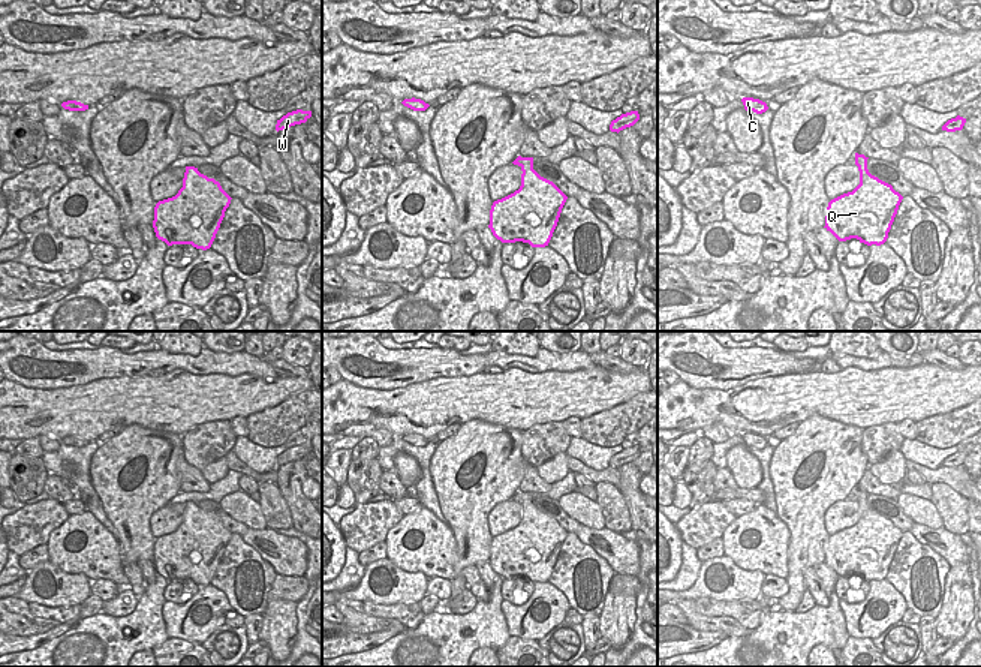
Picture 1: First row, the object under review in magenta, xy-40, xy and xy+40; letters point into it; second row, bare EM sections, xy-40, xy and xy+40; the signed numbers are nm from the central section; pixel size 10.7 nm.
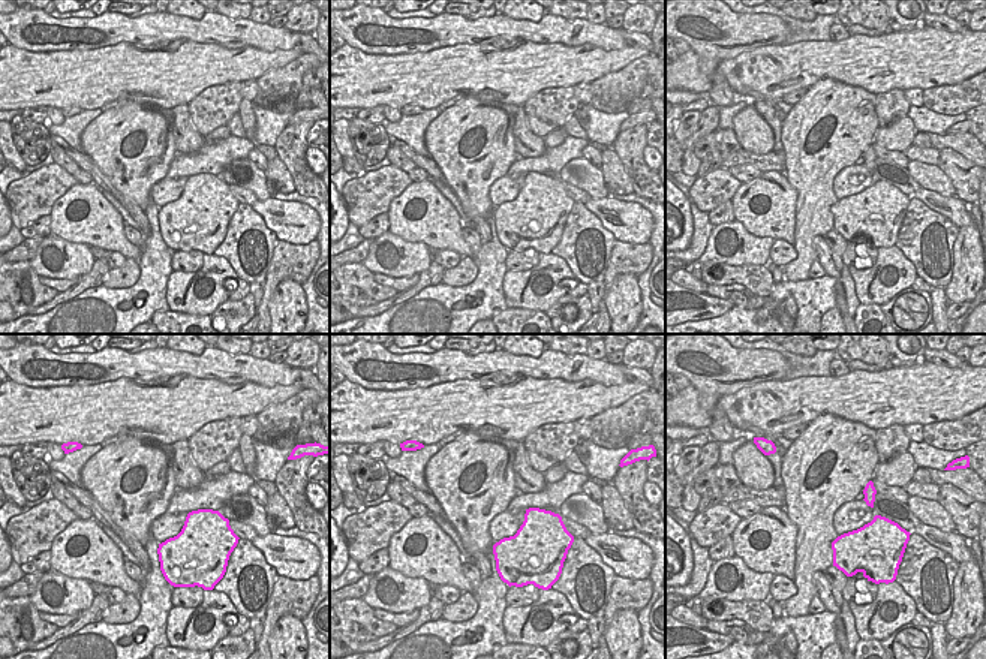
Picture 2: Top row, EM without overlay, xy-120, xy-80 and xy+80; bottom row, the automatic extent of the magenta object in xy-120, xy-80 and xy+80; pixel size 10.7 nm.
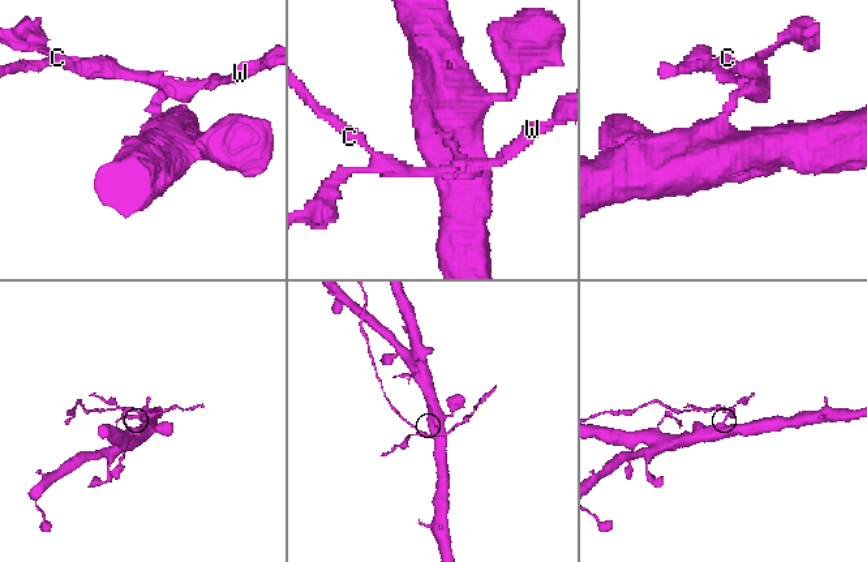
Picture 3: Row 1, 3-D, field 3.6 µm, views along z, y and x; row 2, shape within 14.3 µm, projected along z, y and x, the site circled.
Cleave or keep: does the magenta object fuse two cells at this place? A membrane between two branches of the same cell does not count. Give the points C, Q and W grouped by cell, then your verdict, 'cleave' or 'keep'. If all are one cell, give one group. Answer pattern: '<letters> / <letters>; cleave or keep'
C W / Q; cleave

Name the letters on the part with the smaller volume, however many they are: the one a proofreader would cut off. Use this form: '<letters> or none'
C, W

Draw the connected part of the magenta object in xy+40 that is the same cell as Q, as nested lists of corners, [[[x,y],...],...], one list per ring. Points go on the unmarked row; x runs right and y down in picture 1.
[[[867,498],[857,502],[860,520],[828,538],[824,564],[839,577],[857,574],[867,582],[881,582],[888,574],[903,532],[872,511]]]

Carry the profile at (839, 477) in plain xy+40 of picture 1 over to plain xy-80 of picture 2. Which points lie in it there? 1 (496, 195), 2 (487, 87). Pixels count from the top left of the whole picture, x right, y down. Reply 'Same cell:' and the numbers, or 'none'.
Same cell: none

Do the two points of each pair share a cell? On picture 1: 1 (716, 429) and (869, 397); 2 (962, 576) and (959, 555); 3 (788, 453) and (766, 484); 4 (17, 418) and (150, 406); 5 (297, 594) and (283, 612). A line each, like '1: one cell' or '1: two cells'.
1: two cells
2: two cells
3: two cells
4: one cell
5: two cells

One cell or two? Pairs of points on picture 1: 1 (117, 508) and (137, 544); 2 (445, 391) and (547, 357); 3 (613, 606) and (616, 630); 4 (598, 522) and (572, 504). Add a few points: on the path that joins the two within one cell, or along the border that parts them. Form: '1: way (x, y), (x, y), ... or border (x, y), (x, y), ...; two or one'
1: way (126, 517), (134, 525), (135, 535); one
2: border (503, 369), (551, 370); two
3: way (616, 612), (616, 624); one
4: way (592, 517), (578, 507); one

